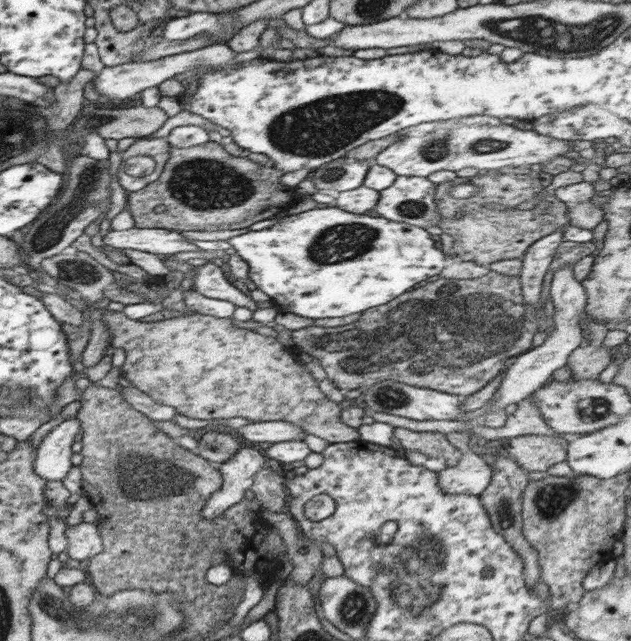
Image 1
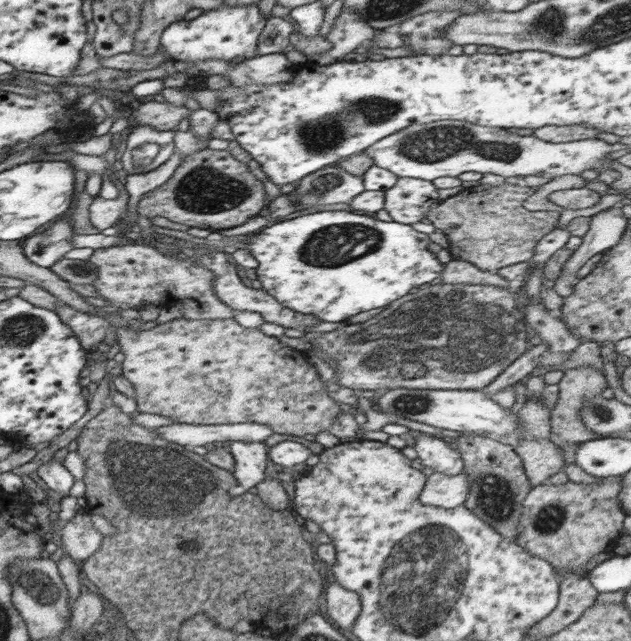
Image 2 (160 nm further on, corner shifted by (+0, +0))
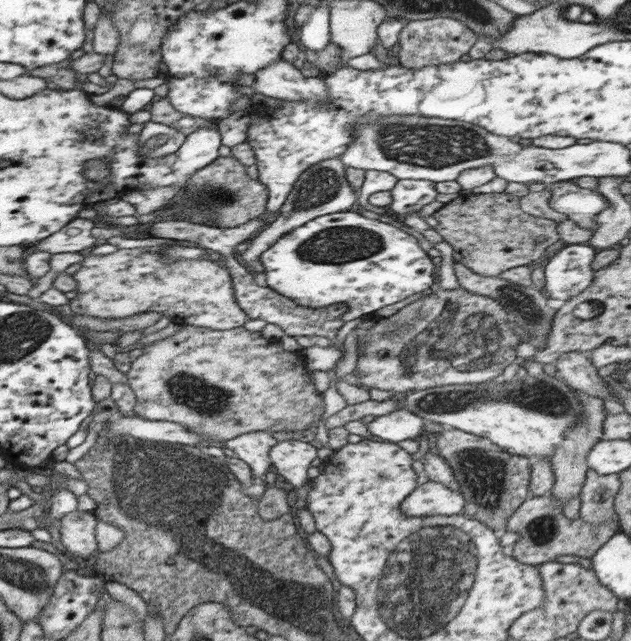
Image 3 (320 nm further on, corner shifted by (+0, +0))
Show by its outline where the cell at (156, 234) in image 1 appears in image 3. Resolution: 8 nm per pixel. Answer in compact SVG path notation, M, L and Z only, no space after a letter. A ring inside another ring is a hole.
M72 219L66 226L63 226L58 232L39 240L38 244L26 248L27 252L42 251L48 252L50 255L60 253L79 253L101 241L92 237L90 230L97 226L94 220L75 220Z

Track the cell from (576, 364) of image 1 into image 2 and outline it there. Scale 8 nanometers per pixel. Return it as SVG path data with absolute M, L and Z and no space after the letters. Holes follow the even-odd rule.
M582 366L567 370L559 388L557 405L551 411L550 424L552 432L548 440L561 447L565 465L568 465L575 462L575 454L580 443L597 438L597 433L586 428L581 410L583 410L585 400L602 395L602 392L607 388L607 381L598 369Z

